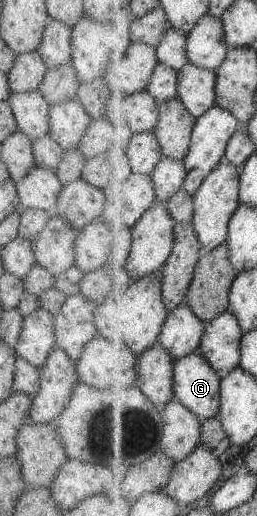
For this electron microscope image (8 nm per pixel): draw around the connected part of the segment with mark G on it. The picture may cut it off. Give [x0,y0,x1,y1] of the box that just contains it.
[175,351,221,421]

